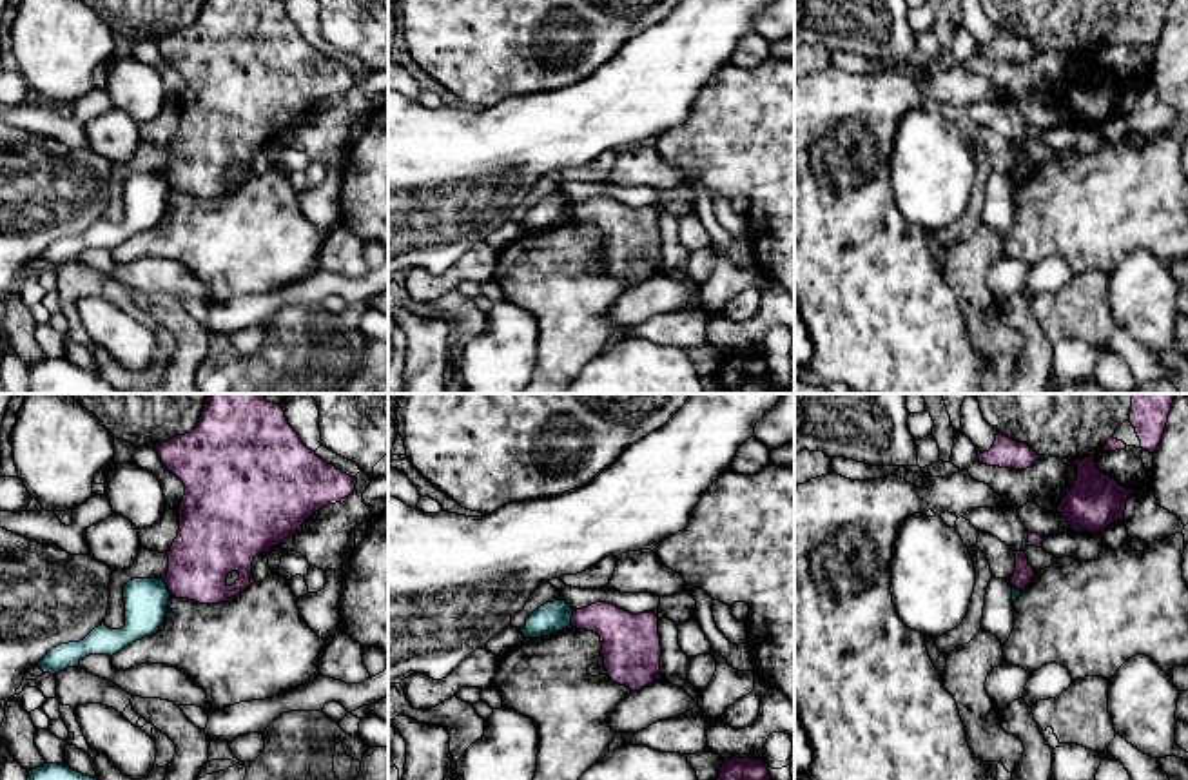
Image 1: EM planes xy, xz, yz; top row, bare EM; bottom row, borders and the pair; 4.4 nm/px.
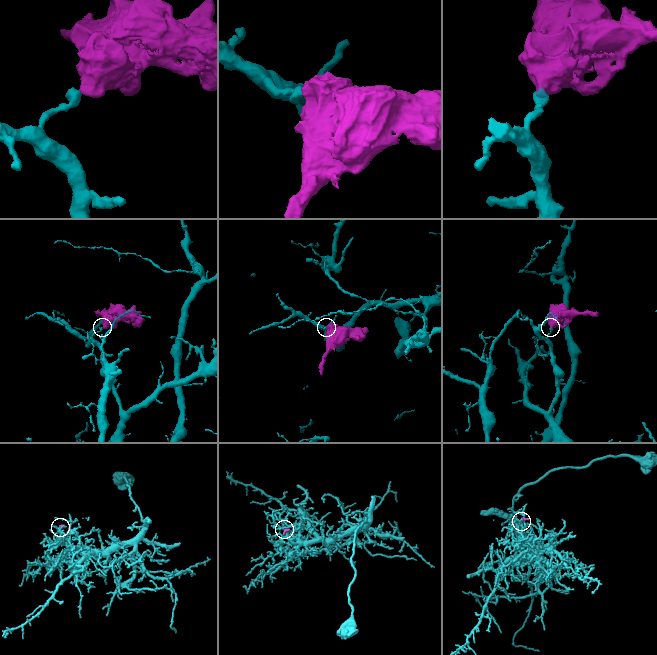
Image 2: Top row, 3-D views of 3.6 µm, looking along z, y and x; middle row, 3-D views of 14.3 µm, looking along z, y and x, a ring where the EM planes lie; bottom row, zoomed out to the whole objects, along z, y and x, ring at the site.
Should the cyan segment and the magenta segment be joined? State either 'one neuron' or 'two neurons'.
two neurons

